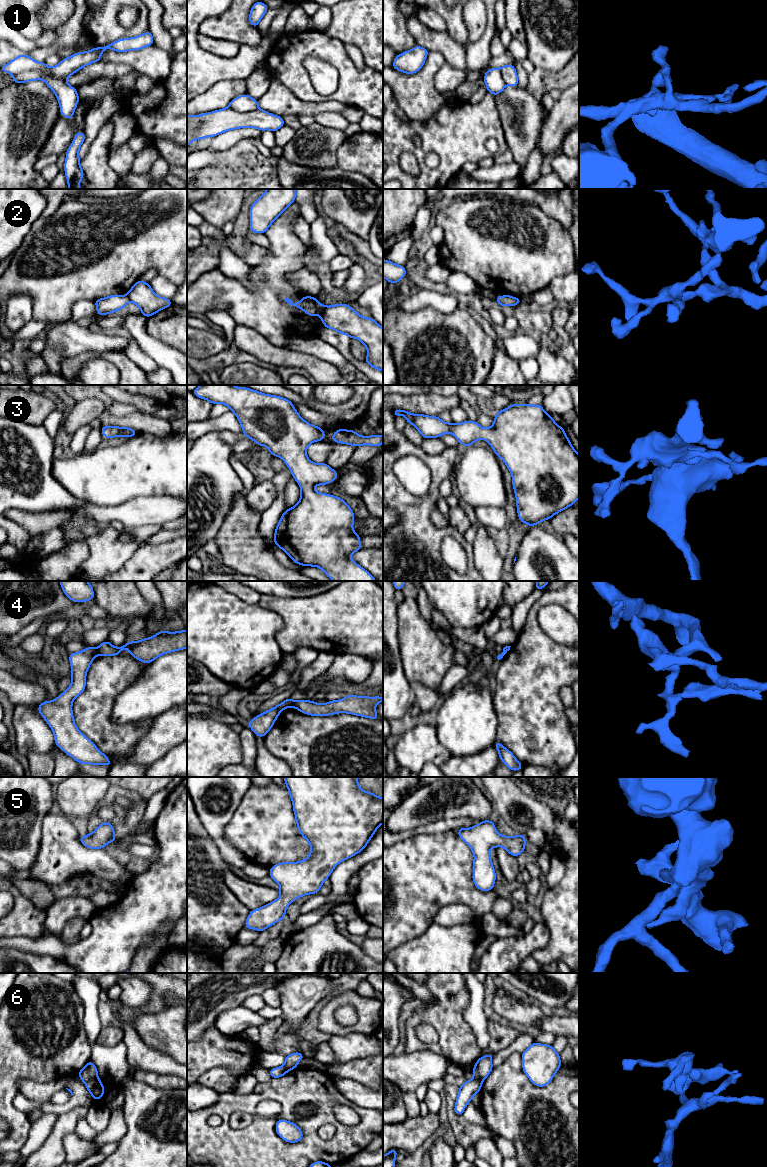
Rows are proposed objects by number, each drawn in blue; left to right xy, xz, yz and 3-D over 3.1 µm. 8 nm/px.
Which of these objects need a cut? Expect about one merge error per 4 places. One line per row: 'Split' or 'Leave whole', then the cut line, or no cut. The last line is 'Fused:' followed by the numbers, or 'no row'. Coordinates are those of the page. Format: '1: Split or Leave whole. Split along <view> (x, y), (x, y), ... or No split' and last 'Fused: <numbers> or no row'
1: Split. Split along xy (13, 74), (25, 71), (38, 71), (42, 79)
2: Split. Split along xz (323, 306), (321, 318)
3: Leave whole. No split
4: Split. Split along xy (96, 648), (98, 654)
5: Leave whole. No split
6: Split. Split along xy (97, 1076), (85, 1083)
Fused: 1, 2, 4, 6

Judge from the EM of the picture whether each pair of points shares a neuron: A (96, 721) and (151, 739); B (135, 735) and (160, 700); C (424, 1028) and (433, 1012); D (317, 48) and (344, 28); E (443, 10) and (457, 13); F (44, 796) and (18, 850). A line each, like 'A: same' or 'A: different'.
A: different
B: different
C: different
D: different
E: same
F: same

